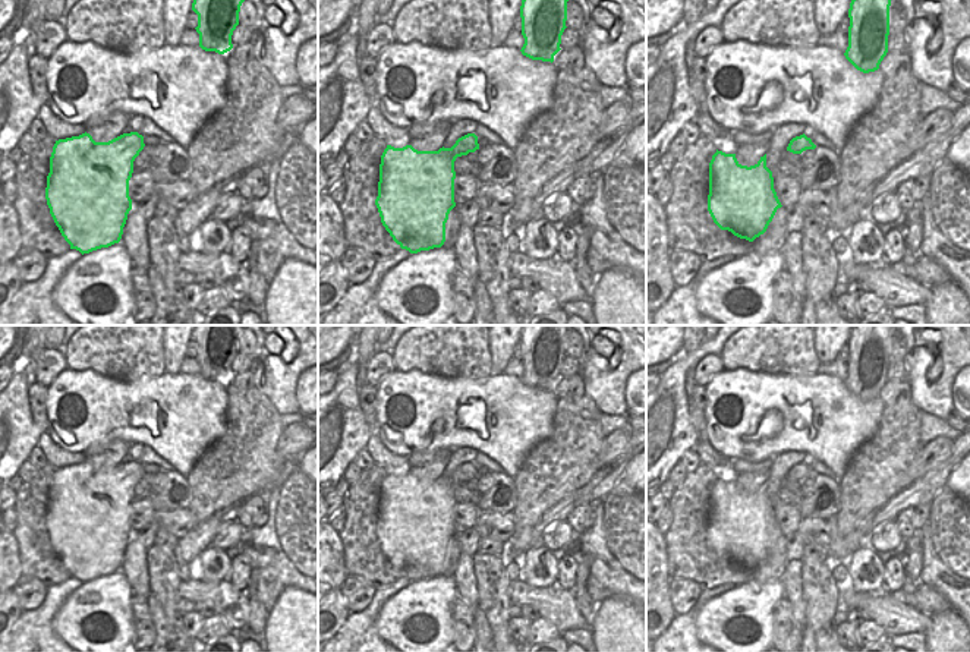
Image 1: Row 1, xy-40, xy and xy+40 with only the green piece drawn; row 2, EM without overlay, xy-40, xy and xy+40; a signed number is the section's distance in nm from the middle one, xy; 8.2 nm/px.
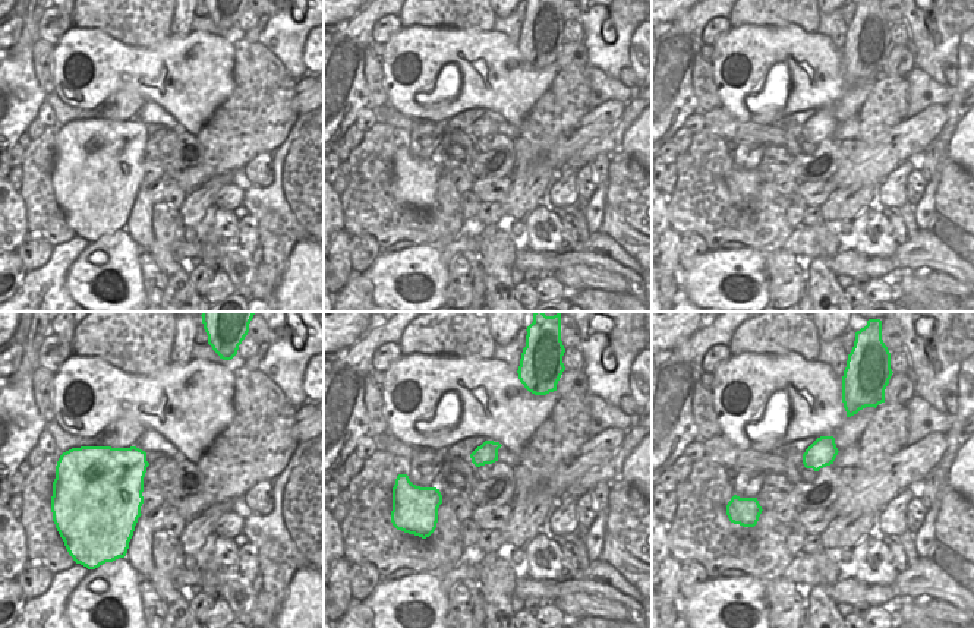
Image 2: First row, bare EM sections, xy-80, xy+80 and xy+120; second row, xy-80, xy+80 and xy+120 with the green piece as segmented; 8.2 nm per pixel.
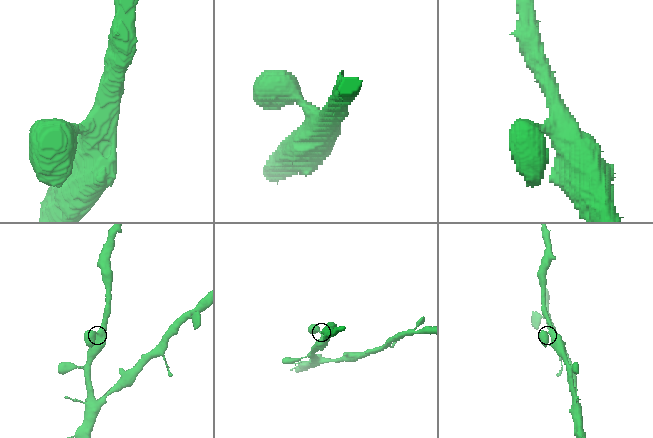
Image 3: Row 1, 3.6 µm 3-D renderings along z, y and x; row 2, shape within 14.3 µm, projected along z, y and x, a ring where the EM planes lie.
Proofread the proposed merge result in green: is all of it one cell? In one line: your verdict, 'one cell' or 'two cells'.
one cell

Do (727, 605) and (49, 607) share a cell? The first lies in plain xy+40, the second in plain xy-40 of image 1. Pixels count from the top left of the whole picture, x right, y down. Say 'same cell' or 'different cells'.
different cells

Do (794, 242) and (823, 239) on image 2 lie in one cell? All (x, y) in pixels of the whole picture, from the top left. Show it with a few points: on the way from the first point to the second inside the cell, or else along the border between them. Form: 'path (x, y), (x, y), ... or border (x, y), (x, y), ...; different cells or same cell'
path (801, 242), (816, 240); same cell

